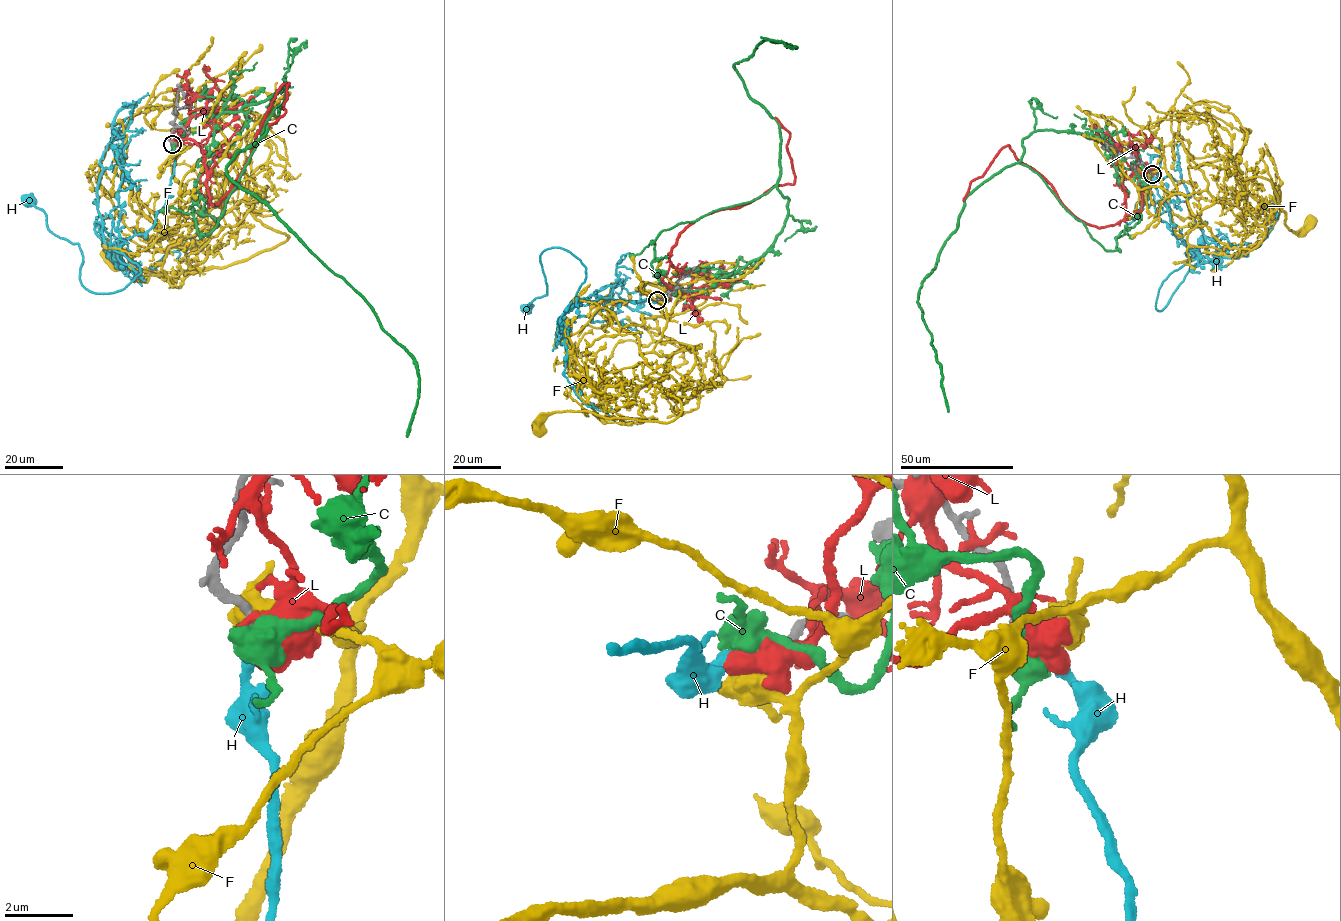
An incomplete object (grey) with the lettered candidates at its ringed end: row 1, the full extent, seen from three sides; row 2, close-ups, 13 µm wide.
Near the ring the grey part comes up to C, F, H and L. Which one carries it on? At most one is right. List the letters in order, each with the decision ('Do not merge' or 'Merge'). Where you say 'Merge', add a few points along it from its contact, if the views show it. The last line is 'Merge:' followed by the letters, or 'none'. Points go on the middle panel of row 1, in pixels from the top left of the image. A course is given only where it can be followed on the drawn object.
C: Do not merge
F: Do not merge
H: Merge. Its course: (657, 300), (600, 298), (569, 308), (586, 268), (559, 247), (540, 256), (547, 292), (525, 307)
L: Do not merge
Merge: H

